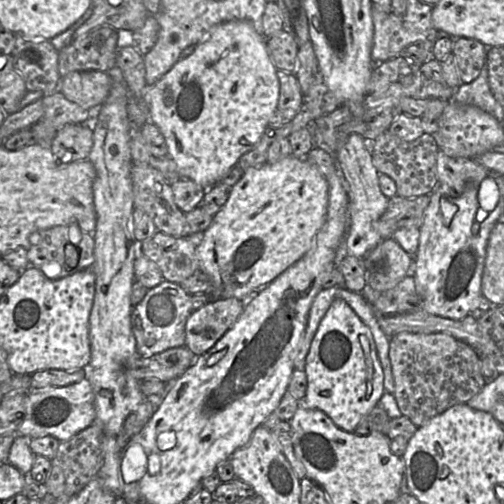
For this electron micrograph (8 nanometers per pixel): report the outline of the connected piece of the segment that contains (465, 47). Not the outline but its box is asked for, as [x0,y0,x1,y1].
[452,38,487,84]

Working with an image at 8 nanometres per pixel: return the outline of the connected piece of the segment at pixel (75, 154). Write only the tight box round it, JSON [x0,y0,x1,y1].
[51,122,93,164]

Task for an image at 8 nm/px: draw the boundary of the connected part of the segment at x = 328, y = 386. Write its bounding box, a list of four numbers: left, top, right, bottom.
[300,298,385,432]

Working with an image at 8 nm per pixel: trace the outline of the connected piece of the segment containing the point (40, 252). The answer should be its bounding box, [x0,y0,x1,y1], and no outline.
[28,223,96,280]

